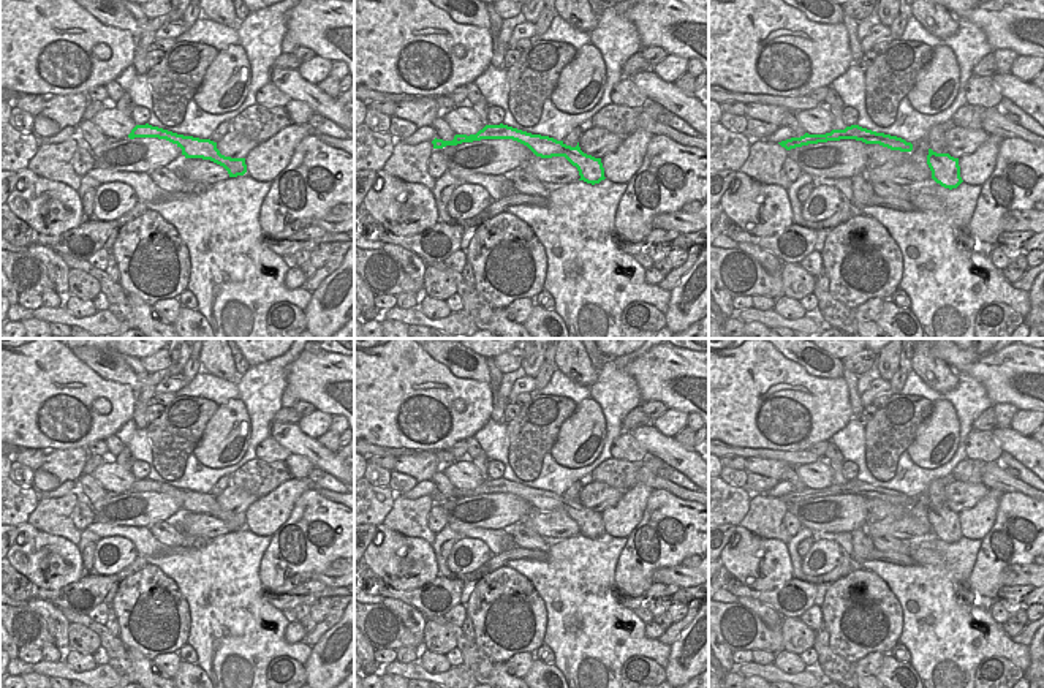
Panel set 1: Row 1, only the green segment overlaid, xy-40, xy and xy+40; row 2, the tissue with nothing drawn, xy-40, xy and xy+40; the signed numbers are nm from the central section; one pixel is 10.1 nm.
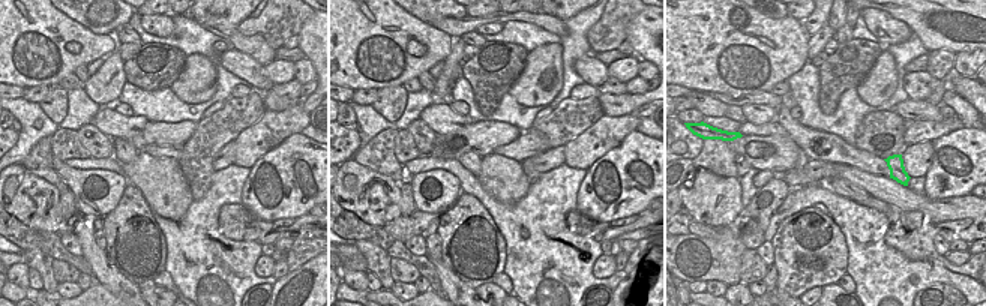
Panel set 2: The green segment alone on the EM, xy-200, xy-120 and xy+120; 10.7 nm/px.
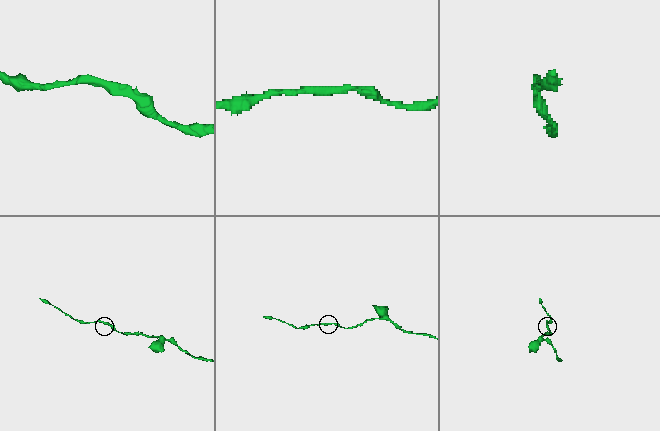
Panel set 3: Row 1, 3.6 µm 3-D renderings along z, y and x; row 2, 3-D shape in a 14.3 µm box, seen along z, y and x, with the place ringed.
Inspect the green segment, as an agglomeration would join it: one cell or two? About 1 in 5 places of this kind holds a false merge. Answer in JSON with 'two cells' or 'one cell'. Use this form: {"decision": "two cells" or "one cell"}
{"decision": "one cell"}

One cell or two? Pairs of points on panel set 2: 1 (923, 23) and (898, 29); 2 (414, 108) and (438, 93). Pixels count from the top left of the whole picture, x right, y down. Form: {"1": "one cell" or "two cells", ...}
{"1": "two cells", "2": "two cells"}

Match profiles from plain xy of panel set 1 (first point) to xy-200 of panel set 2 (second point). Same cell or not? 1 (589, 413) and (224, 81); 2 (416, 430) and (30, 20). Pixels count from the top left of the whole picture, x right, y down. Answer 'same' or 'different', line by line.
1: different
2: same

